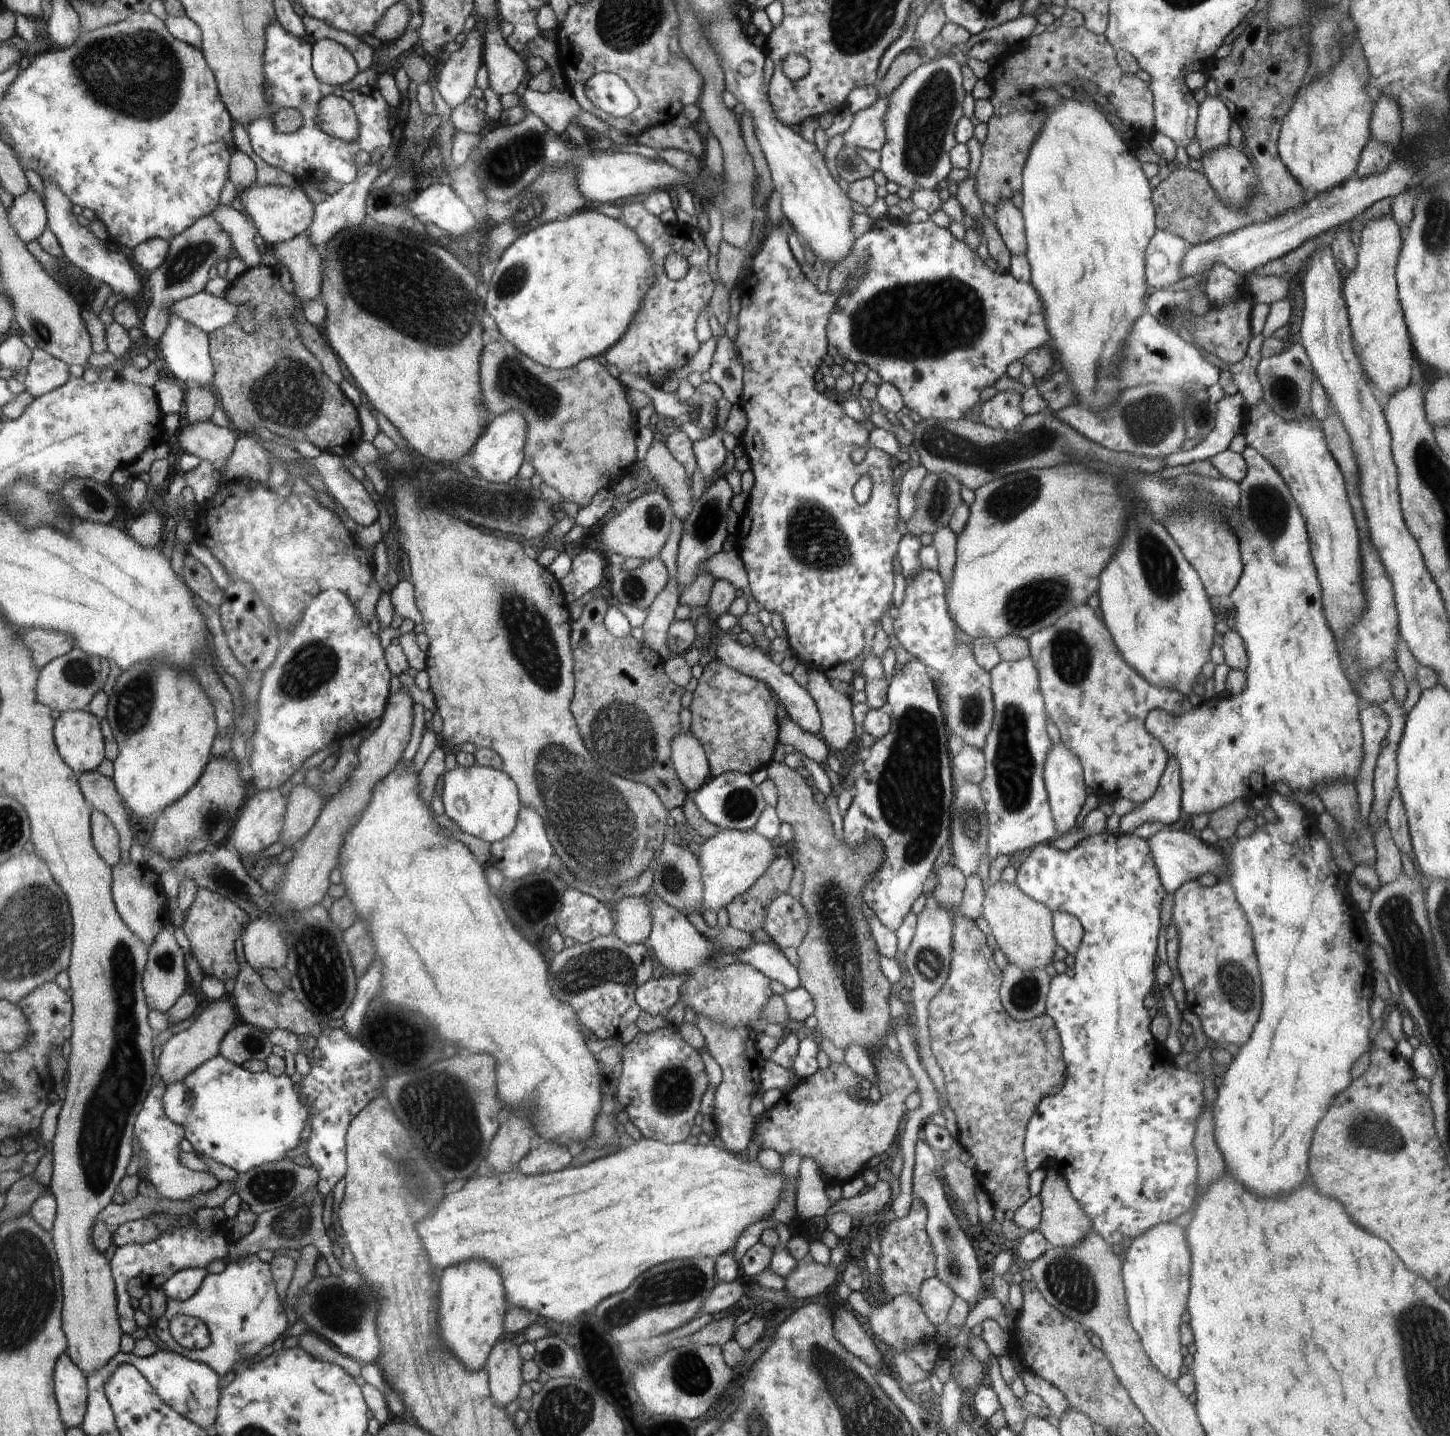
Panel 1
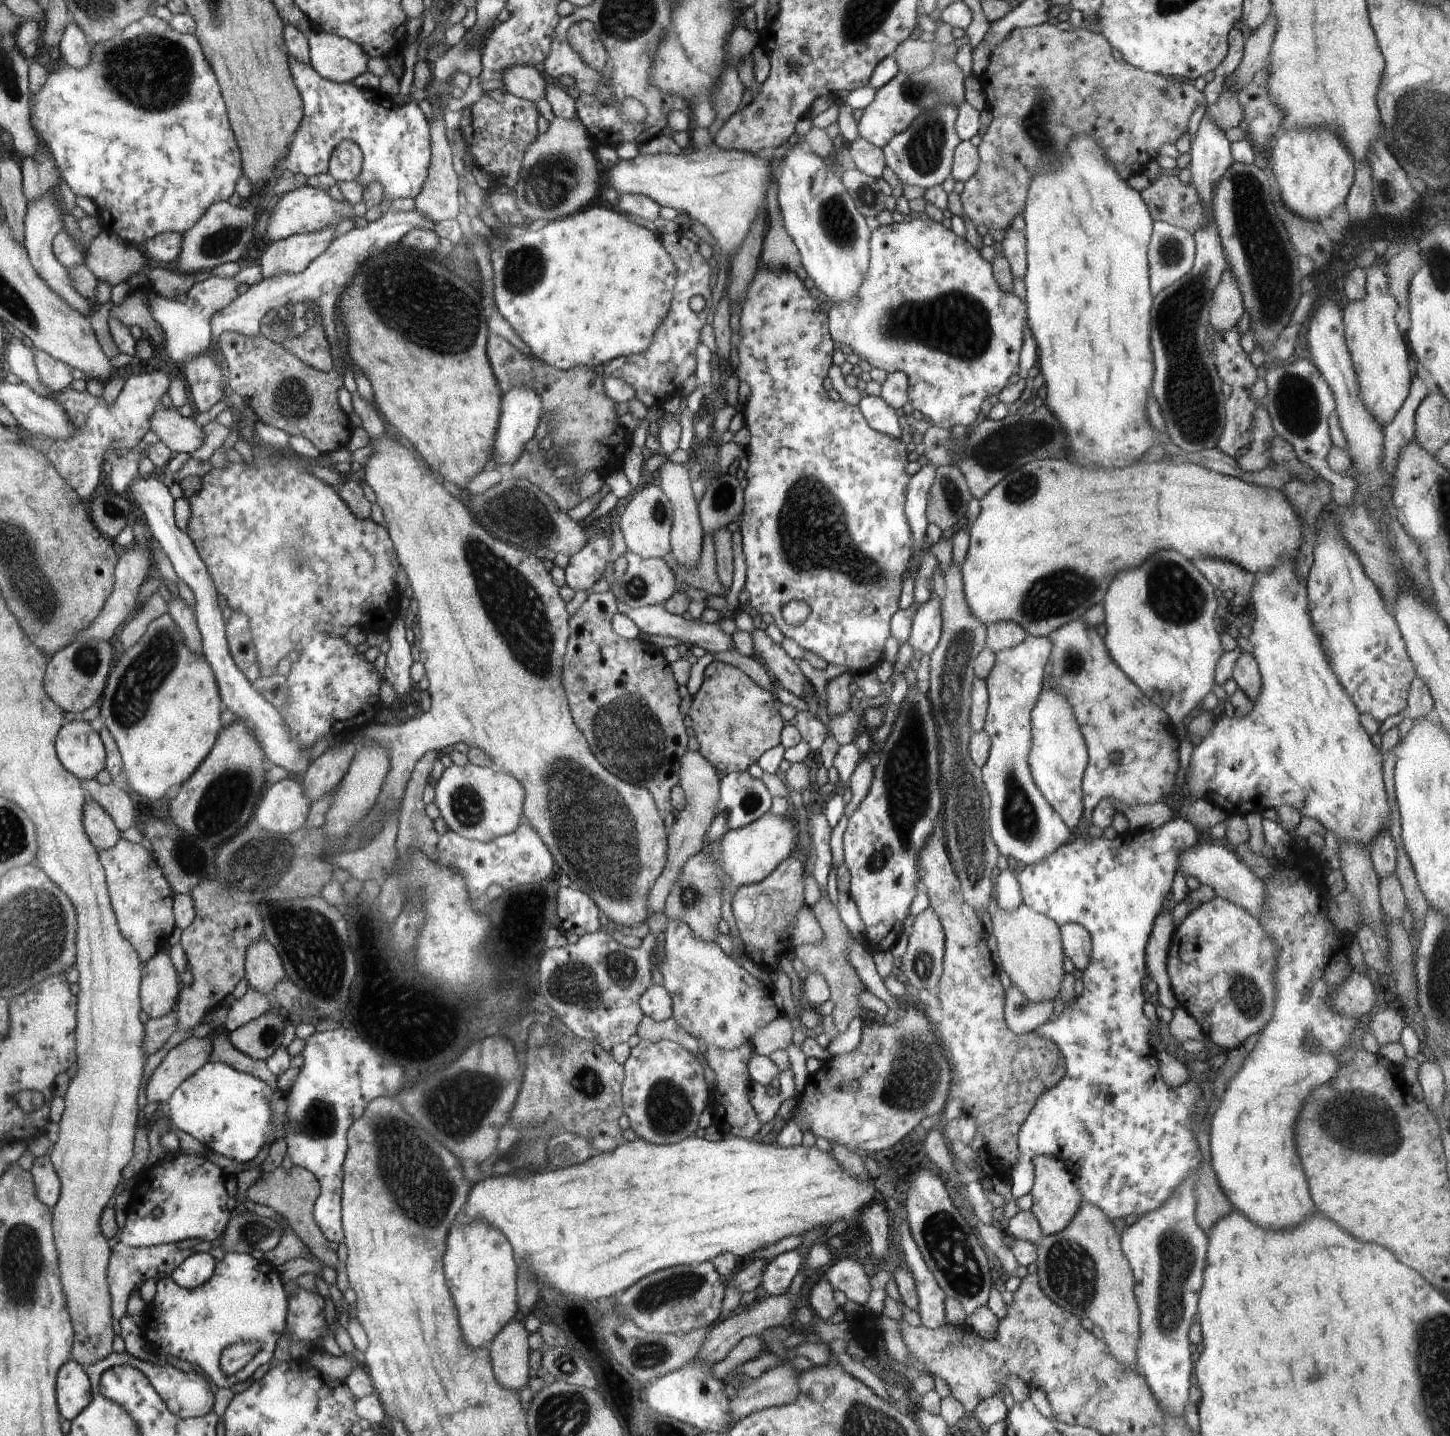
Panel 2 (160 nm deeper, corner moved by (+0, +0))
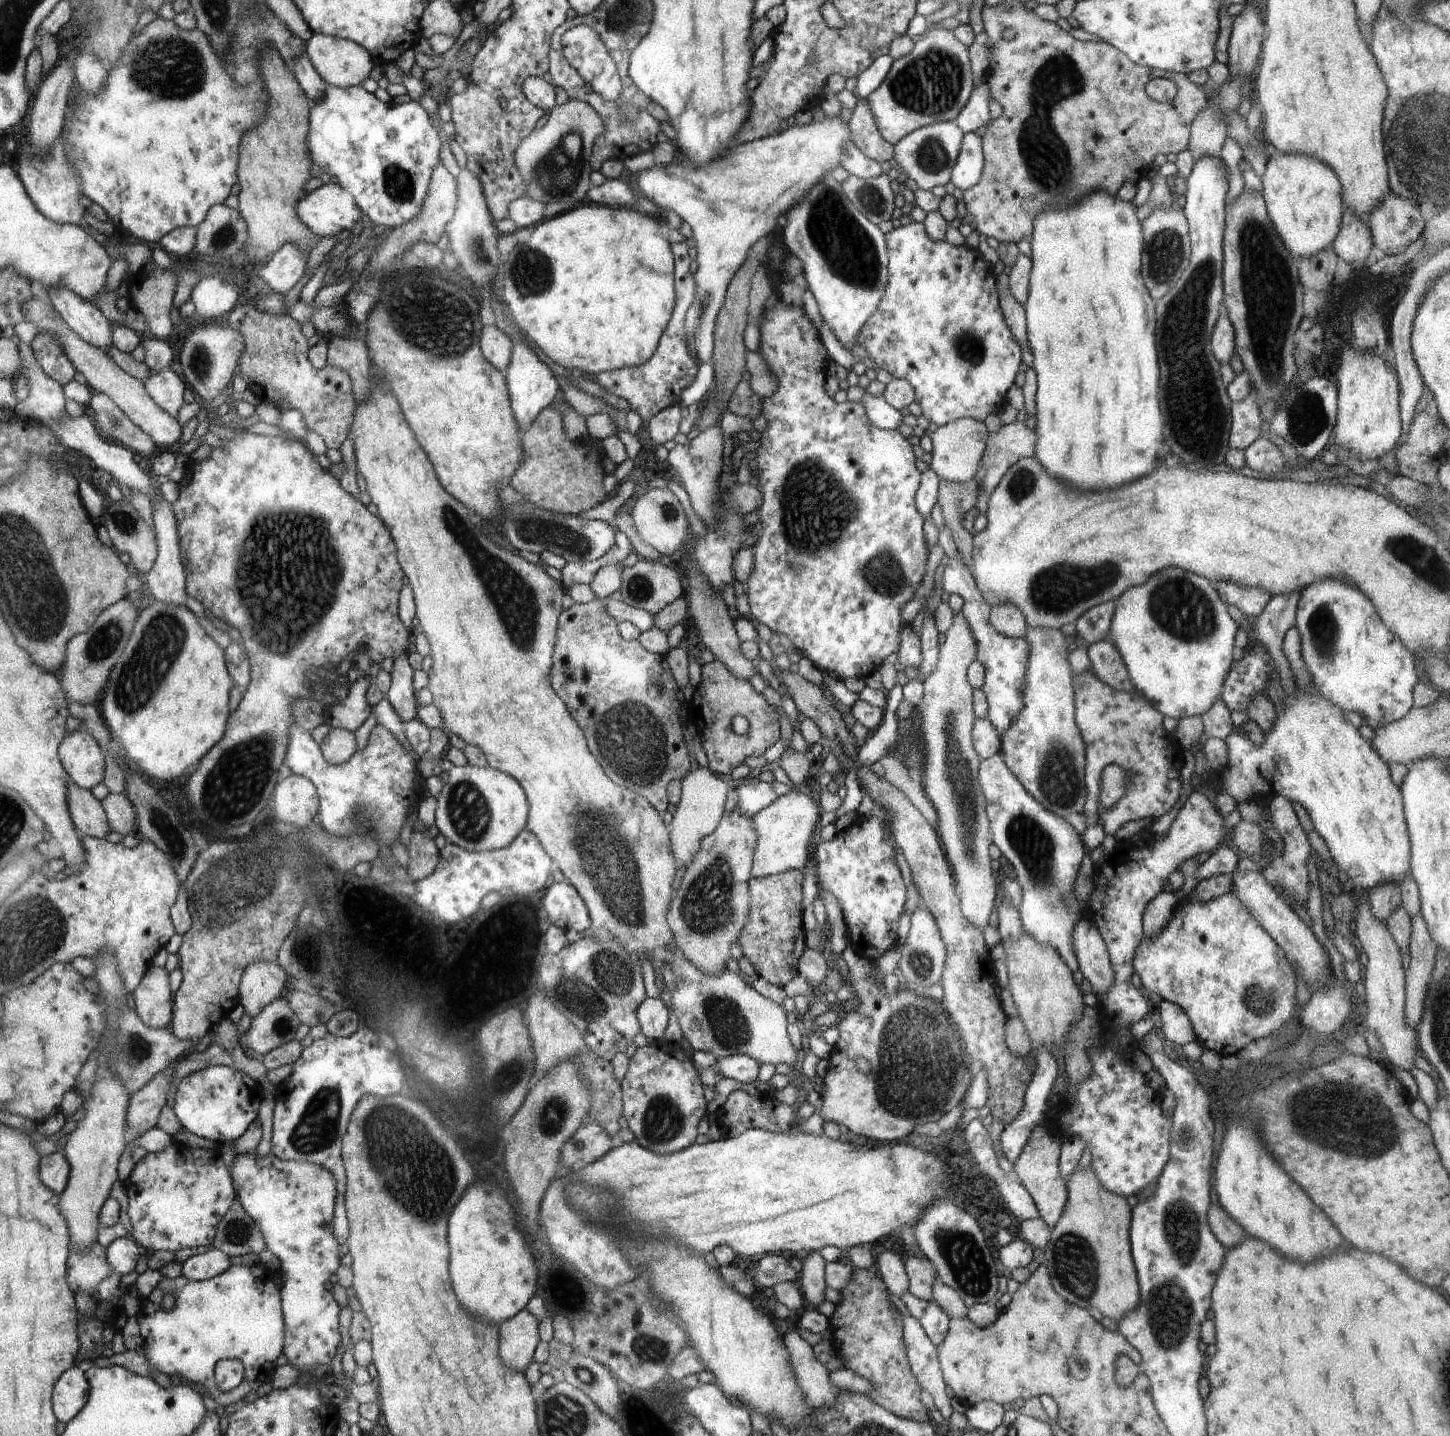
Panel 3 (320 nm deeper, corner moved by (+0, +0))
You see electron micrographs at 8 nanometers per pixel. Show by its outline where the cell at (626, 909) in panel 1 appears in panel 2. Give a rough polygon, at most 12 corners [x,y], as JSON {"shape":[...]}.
{"shape":[[699,752],[680,758],[686,796],[667,834],[667,862],[648,892],[664,914],[682,866],[718,815],[721,775]]}

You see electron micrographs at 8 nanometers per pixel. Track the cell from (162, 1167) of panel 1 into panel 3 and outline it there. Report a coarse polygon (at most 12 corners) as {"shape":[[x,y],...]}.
{"shape":[[177,1142],[123,1183],[128,1236],[210,1246],[234,1204],[217,1151]]}

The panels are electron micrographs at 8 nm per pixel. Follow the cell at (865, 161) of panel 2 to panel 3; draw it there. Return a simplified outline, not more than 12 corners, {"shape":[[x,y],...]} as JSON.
{"shape":[[866,99],[848,120],[851,142],[885,166],[894,148],[880,136]]}

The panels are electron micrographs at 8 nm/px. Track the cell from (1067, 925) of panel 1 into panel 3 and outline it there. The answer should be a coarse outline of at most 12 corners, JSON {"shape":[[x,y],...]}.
{"shape":[[1088,919],[1072,930],[1072,952],[1093,993],[1114,984],[1108,950]]}

